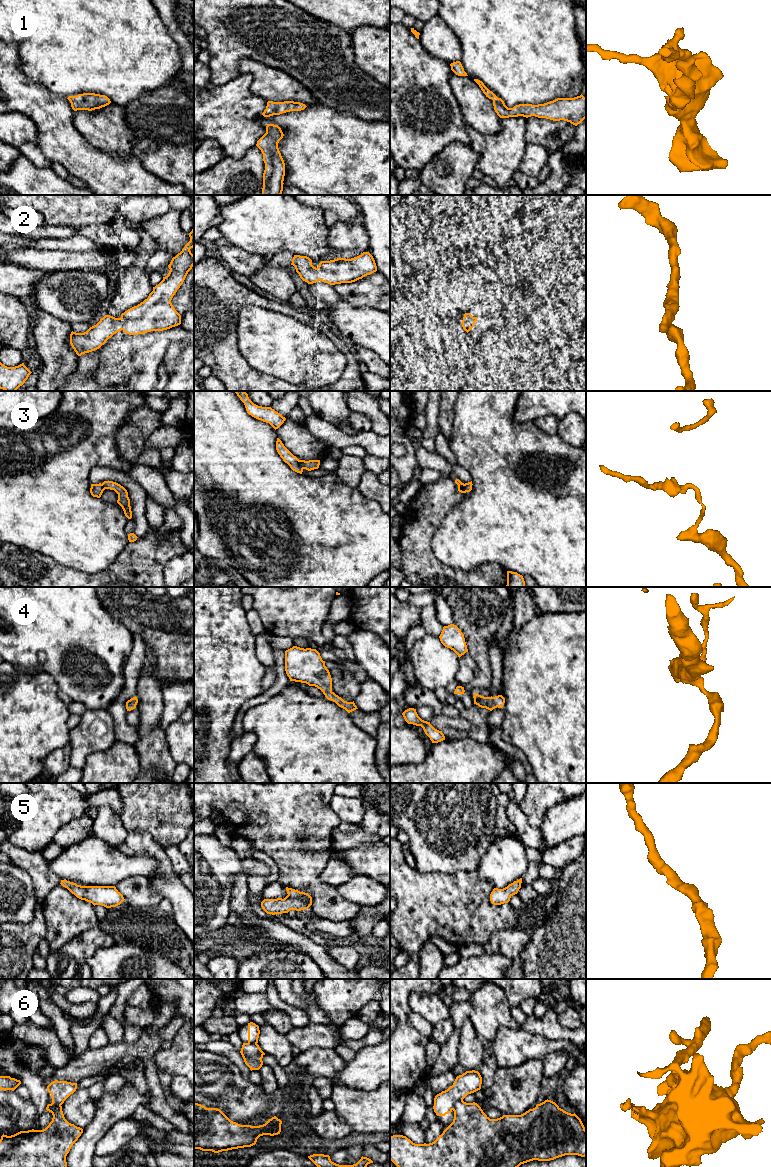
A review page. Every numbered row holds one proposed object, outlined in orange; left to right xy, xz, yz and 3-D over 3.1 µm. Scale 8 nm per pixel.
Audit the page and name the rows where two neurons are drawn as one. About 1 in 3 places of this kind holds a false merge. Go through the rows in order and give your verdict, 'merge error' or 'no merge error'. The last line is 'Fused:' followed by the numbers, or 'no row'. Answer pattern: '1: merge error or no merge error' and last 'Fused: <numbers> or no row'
1: no merge error
2: no merge error
3: merge error
4: no merge error
5: no merge error
6: merge error
Fused: 3, 6

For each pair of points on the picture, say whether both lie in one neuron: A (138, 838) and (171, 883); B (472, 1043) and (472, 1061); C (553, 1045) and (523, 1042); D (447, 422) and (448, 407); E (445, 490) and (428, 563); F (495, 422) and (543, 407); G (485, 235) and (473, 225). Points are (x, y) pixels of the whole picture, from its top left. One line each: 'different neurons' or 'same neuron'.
A: same neuron
B: same neuron
C: same neuron
D: same neuron
E: same neuron
F: different neurons
G: different neurons

